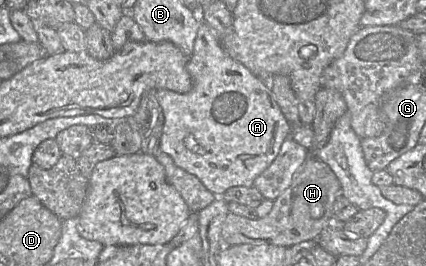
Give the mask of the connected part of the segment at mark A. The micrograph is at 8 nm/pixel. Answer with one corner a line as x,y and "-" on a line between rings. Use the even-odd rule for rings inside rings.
201,21
197,36
194,42
193,54
186,63
186,69
191,76
193,88
187,93
178,93
168,89
160,89
156,92
157,100
162,108
164,115
163,132
160,139
160,149
168,154
175,164
186,172
196,176
202,184
217,197
222,197
223,194
232,187
254,186
254,181
266,168
268,168
278,155
281,146
286,138
291,137
292,126
283,115
274,95
270,89
270,85
254,75
242,63
231,58
221,46
221,43
216,37
214,30
204,21

